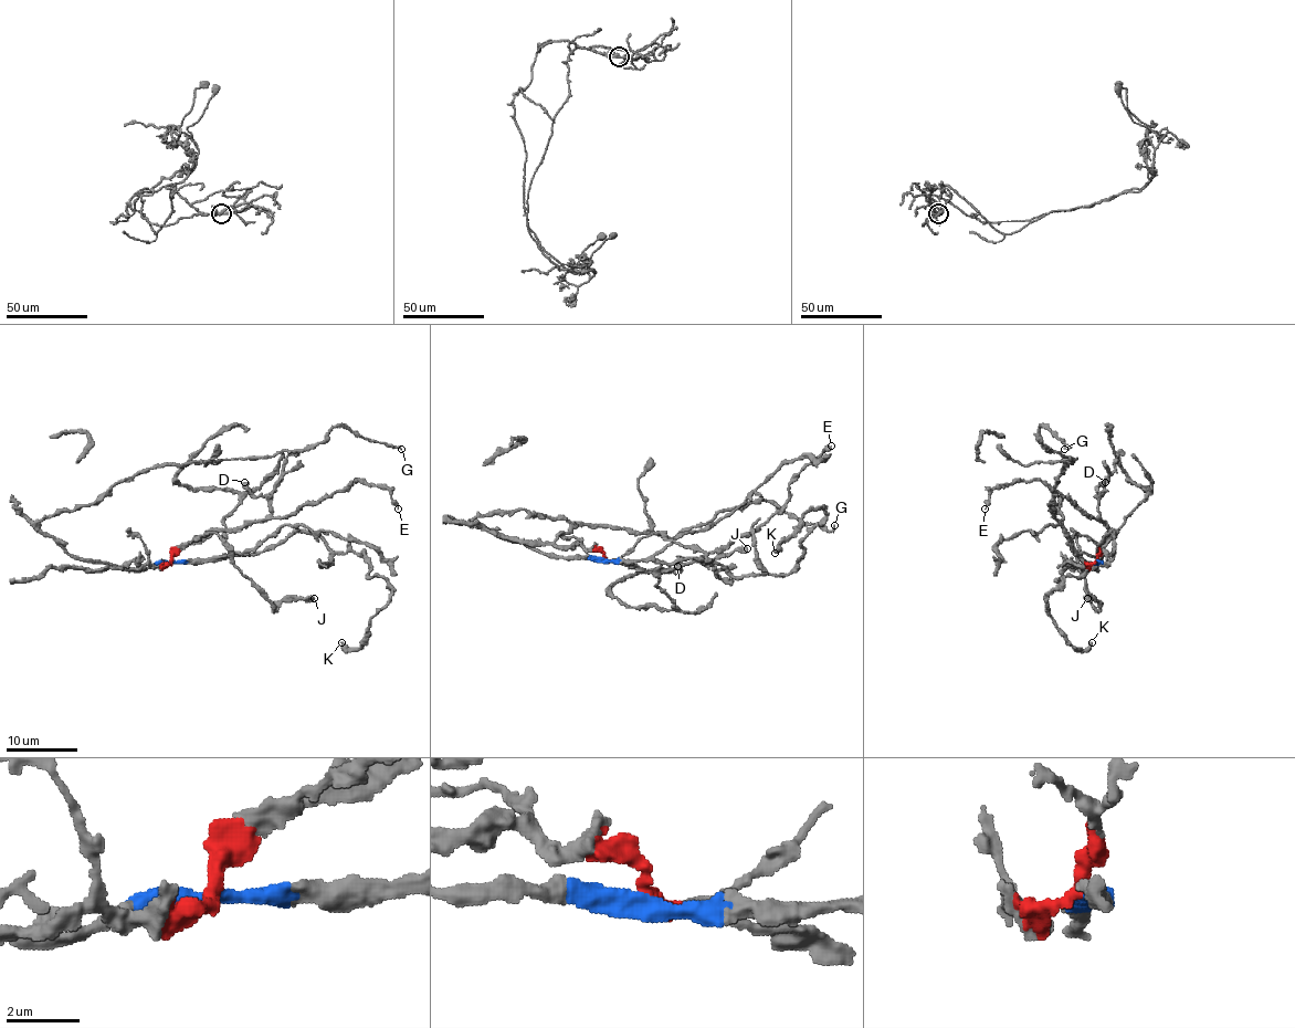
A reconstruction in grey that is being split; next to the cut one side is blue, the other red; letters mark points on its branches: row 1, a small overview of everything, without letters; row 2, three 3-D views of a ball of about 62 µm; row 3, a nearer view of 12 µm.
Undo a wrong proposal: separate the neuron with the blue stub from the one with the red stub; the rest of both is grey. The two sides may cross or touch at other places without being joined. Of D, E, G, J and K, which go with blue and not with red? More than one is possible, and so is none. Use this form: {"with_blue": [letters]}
{"with_blue": ["G", "K"]}

